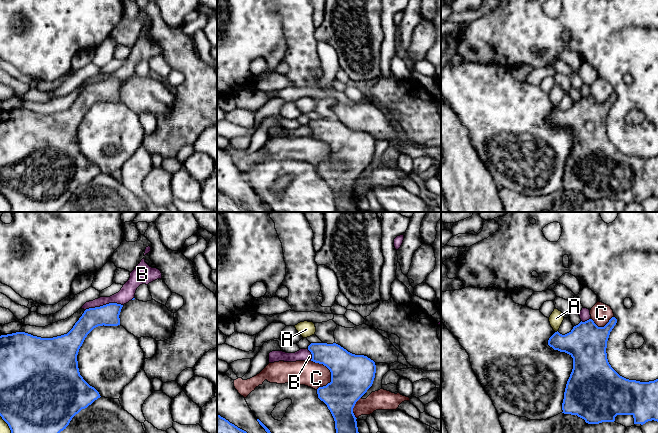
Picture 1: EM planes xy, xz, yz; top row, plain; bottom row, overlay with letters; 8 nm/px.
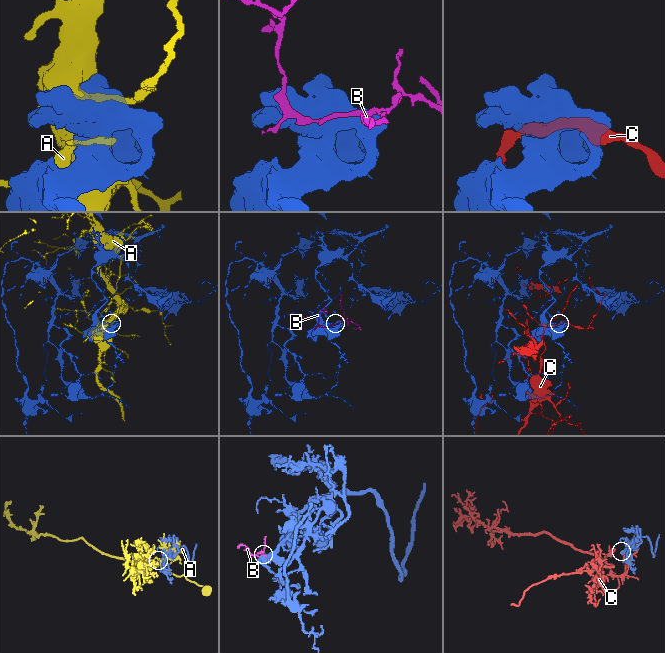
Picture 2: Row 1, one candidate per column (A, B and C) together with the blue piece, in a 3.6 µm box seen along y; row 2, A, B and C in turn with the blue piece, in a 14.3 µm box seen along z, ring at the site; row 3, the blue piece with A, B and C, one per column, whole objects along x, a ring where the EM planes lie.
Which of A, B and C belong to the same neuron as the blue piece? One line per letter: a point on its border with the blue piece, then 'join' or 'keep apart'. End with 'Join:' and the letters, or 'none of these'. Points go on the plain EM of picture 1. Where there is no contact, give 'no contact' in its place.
A: meets blue in xy at (8, 201); keep apart
B: meets blue in xy at (103, 81); keep apart
C: meets blue in xz at (331, 149); keep apart
Join: none of these

